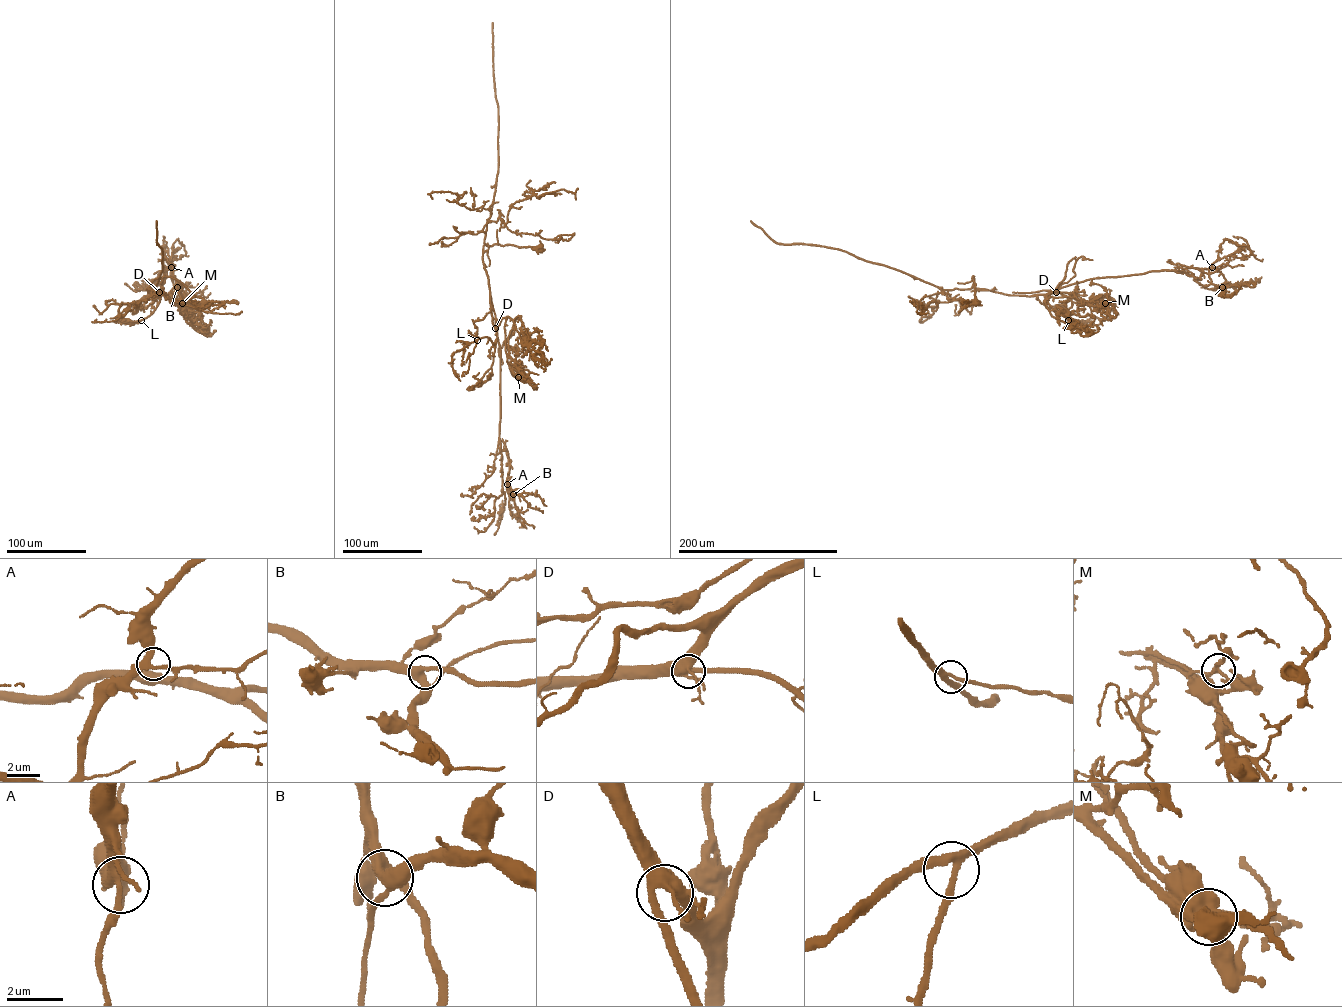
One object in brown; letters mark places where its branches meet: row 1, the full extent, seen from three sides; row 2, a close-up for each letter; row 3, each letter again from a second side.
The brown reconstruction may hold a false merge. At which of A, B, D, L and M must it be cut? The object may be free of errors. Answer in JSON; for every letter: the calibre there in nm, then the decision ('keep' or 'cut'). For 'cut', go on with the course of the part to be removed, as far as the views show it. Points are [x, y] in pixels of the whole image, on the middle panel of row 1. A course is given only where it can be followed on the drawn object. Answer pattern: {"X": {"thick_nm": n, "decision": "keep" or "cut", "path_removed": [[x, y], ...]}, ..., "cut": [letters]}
{"A": {"thick_nm": 300, "decision": "keep"}, "B": {"thick_nm": 360, "decision": "keep"}, "D": {"thick_nm": 480, "decision": "keep"}, "L": {"thick_nm": 280, "decision": "keep"}, "M": {"thick_nm": 170, "decision": "cut", "path_removed": [[518, 377], [513, 373], [509, 352], [508, 336], [512, 328], [511, 335], [499, 348], [489, 284]]}, "cut": ["M"]}

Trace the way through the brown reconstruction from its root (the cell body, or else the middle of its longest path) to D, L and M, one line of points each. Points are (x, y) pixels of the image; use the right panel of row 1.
D: (975, 302), (972, 276), (973, 287), (1006, 294), (1032, 296), (1056, 292)
L: (975, 302), (972, 276), (973, 287), (1006, 294), (1065, 295), (1072, 302), (1064, 315), (1068, 320)
M: (975, 302), (972, 276), (973, 287), (1006, 294), (1056, 290), (1045, 295), (1105, 303)

